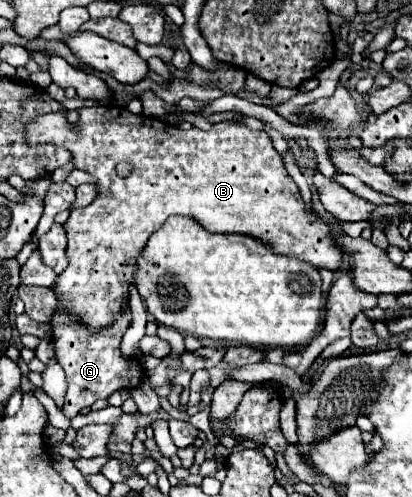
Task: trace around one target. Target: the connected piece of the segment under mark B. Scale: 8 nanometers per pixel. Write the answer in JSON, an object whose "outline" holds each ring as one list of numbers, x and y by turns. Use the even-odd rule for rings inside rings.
{"outline":[[117,105,79,109,77,125,81,131,71,131,67,113,41,115,27,127,27,141,31,145,53,143,69,149,73,153,75,167,91,173,99,181,95,201,83,209,73,209,69,219,65,221,65,233,69,239,69,267,57,277,53,285,55,295,61,295,61,299,57,297,59,305,85,319,83,323,87,325,87,329,105,329,119,315,123,303,129,299,127,287,129,283,133,283,135,275,135,265,131,263,137,259,137,255,141,255,149,235,157,231,171,215,193,217,211,233,249,235,265,243,269,249,303,259,317,269,337,271,341,267,343,253,337,241,333,241,333,223,321,219,313,209,311,213,305,209,299,187,287,175,281,155,275,151,265,131,251,131,243,123,235,121,217,123,209,131,197,127,183,131,163,119,133,115,125,107],[123,161,133,163,133,171,125,179,117,177,115,171,115,167]]}

